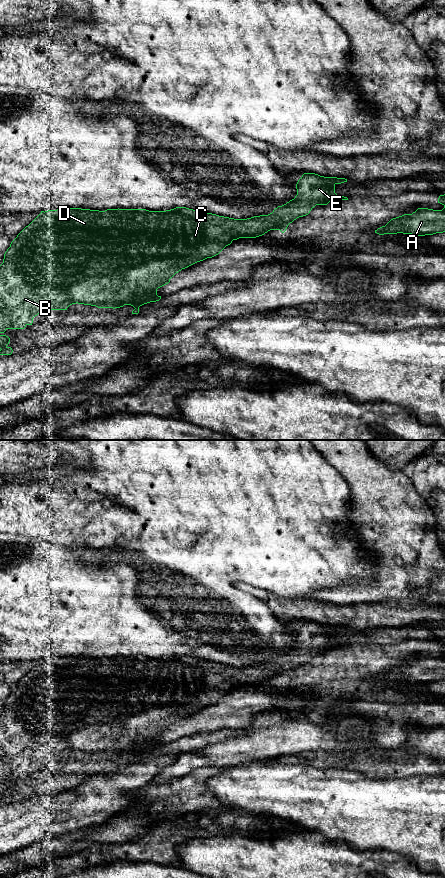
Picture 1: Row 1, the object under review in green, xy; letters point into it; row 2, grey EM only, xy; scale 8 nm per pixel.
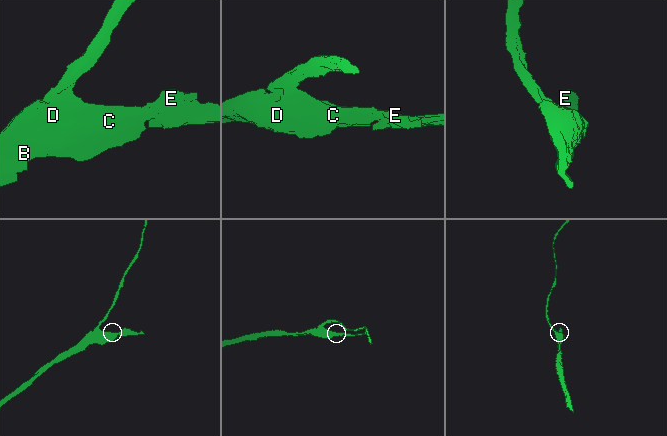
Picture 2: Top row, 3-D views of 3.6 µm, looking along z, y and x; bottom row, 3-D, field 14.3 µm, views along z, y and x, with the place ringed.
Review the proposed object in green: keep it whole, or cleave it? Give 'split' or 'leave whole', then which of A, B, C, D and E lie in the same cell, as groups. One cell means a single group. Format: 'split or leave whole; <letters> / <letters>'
leave whole; A B C D E

